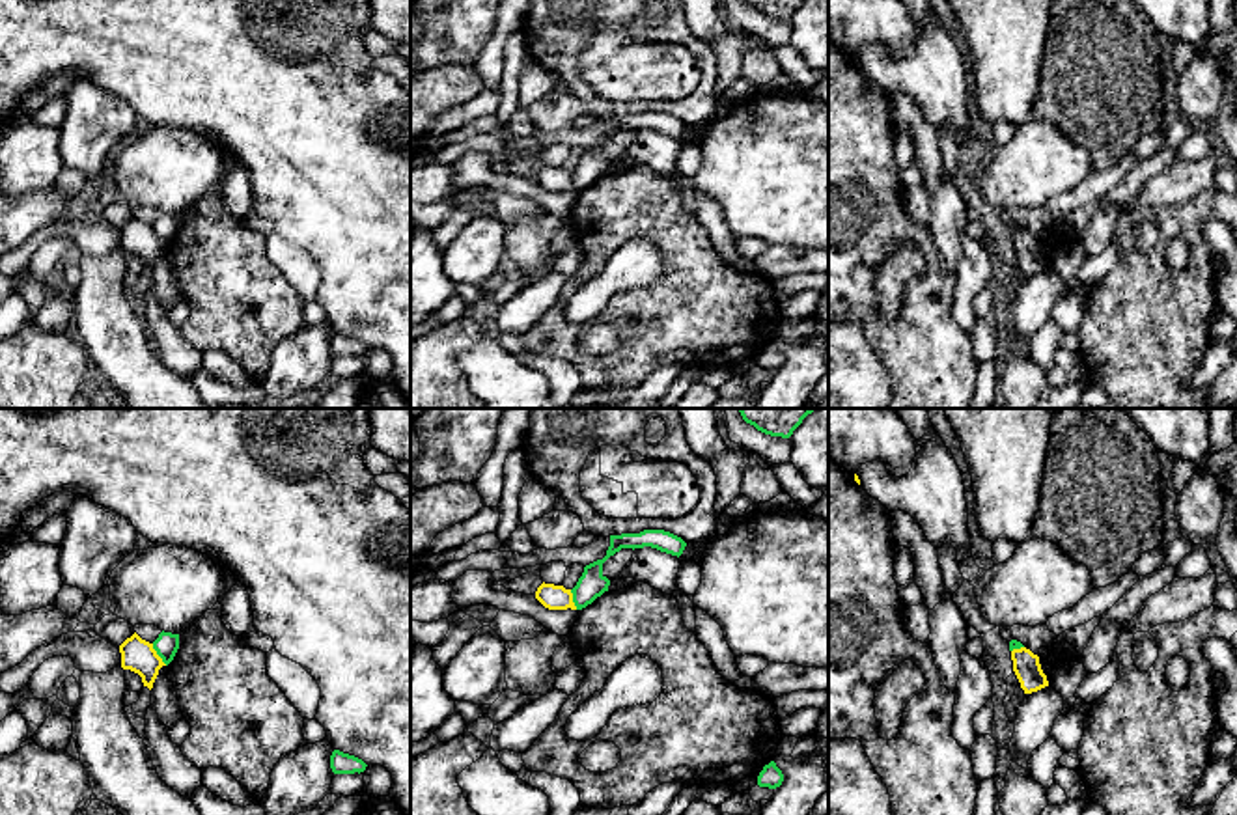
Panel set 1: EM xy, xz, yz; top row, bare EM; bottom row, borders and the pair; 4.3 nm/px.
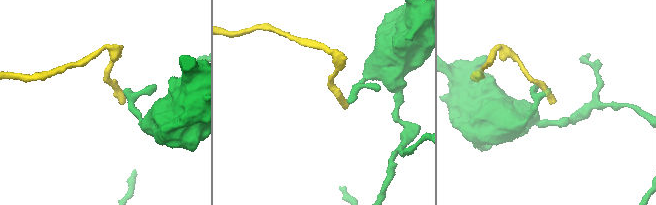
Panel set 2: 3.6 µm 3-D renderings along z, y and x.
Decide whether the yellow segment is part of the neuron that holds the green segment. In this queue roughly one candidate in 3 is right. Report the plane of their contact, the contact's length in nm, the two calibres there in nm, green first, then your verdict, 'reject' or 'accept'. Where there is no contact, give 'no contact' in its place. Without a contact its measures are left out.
contact in xy; length 120 nm; calibres 100 and 140 nm; reject

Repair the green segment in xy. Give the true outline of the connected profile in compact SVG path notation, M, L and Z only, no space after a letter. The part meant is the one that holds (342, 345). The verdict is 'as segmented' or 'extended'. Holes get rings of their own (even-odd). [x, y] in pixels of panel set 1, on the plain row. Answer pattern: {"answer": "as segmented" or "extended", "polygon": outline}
{"answer": "as segmented", "polygon": "M334 332L330 338L330 351L334 356L354 356L354 354L364 354L366 345L354 338L343 336L340 332Z"}

